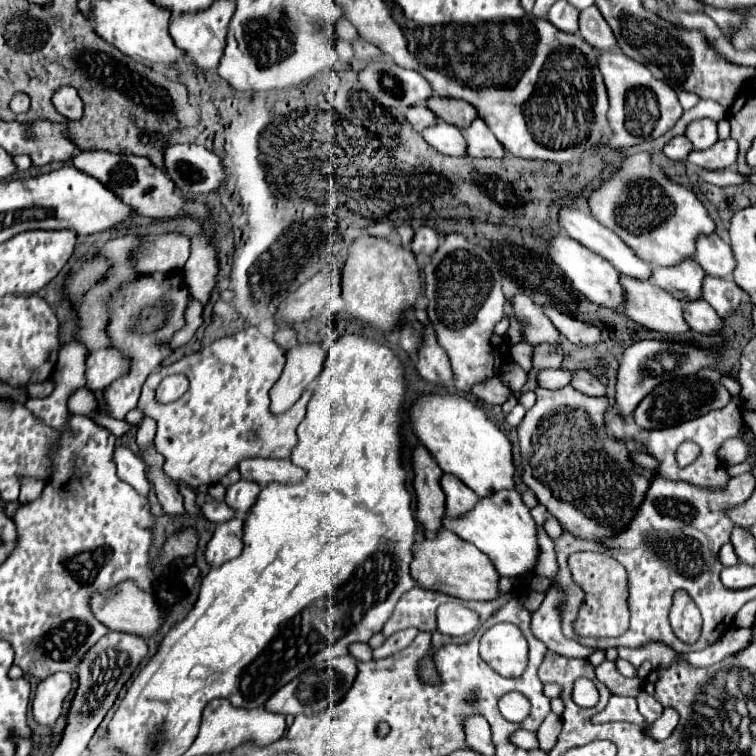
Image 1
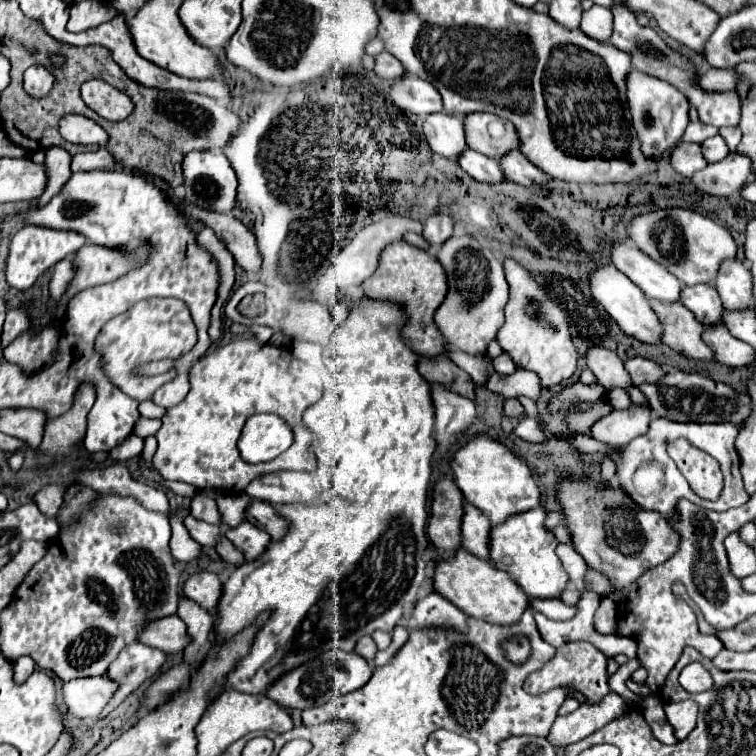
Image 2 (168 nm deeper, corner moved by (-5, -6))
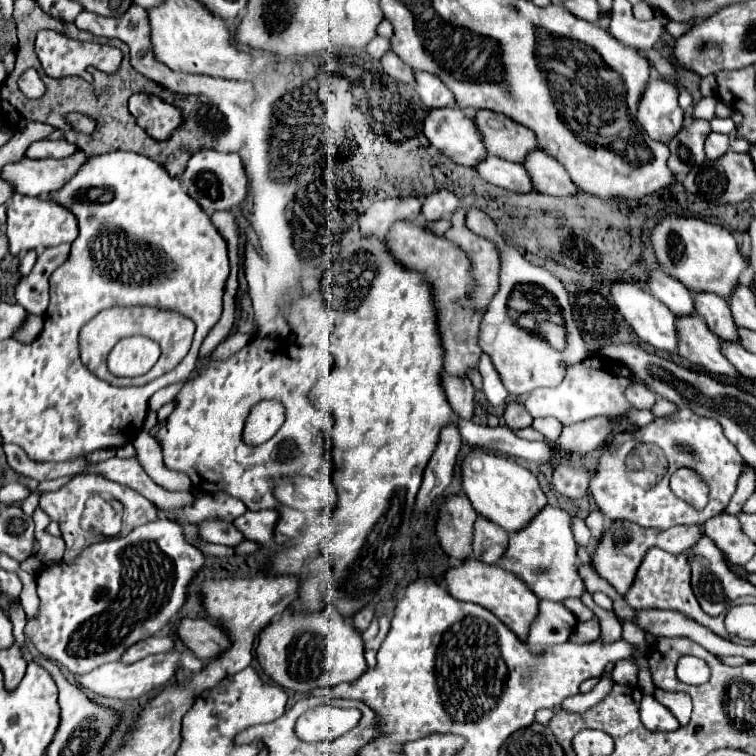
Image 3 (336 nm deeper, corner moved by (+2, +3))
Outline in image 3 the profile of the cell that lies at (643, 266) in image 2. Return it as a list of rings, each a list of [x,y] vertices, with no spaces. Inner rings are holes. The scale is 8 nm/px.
[[[663,270],[653,272],[651,278],[647,278],[647,286],[649,286],[649,292],[657,300],[661,300],[667,308],[671,308],[673,314],[679,314],[679,316],[695,314],[691,292],[687,288],[683,288],[683,284],[679,284],[679,280],[665,274]]]

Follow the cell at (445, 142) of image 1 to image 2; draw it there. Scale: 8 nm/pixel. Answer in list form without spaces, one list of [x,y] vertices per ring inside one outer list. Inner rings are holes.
[[[466,149],[466,153],[462,153],[462,157],[458,157],[458,165],[476,181],[482,181],[488,185],[506,181],[498,161],[482,155],[482,153],[474,153],[472,149]]]

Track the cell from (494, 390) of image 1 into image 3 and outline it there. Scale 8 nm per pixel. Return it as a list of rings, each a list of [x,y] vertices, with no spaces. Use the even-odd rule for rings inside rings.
[[[509,402],[509,404],[505,406],[503,418],[505,418],[505,422],[507,422],[507,426],[509,426],[511,430],[527,428],[527,426],[531,426],[531,422],[533,422],[531,414],[529,414],[529,412],[525,410],[525,406],[519,404],[519,402]]]

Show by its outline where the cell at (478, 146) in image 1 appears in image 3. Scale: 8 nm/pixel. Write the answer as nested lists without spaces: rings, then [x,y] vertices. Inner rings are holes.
[[[543,150],[531,152],[523,168],[527,168],[527,174],[531,176],[531,184],[537,192],[551,196],[569,196],[579,192],[579,188],[571,182],[565,168],[555,158],[547,156]]]

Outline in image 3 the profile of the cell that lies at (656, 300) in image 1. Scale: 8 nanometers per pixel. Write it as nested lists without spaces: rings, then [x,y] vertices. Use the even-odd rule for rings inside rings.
[[[677,316],[677,352],[691,364],[705,368],[709,374],[721,374],[737,378],[739,372],[719,352],[719,338],[707,328],[707,324],[695,316]]]

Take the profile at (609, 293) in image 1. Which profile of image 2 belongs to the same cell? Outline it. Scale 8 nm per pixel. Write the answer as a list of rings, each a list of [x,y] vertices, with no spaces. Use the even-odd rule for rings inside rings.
[[[604,265],[604,267],[596,269],[590,275],[590,287],[592,287],[594,299],[604,305],[604,309],[610,313],[610,317],[620,325],[620,329],[624,333],[628,333],[648,345],[658,345],[662,341],[662,323],[660,323],[658,315],[654,313],[654,309],[650,307],[646,295],[628,277],[618,273],[618,269],[614,265]]]

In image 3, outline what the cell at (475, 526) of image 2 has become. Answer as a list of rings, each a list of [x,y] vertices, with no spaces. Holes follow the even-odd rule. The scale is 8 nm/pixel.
[[[477,516],[473,524],[473,552],[471,558],[487,562],[487,564],[497,564],[501,554],[507,548],[507,538],[509,534],[493,524],[491,520]]]

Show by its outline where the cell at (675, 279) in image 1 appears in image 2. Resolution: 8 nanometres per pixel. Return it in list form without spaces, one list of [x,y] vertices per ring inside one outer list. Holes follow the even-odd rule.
[[[710,285],[684,287],[680,303],[684,307],[688,307],[702,325],[716,325],[722,321],[724,305],[722,305],[716,289]]]

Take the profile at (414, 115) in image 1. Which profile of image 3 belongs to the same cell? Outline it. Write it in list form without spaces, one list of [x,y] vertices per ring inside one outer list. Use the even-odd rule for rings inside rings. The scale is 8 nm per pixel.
[[[447,106],[431,110],[423,122],[423,132],[437,150],[457,164],[475,166],[485,158],[485,146],[475,122],[471,114],[461,108]]]

